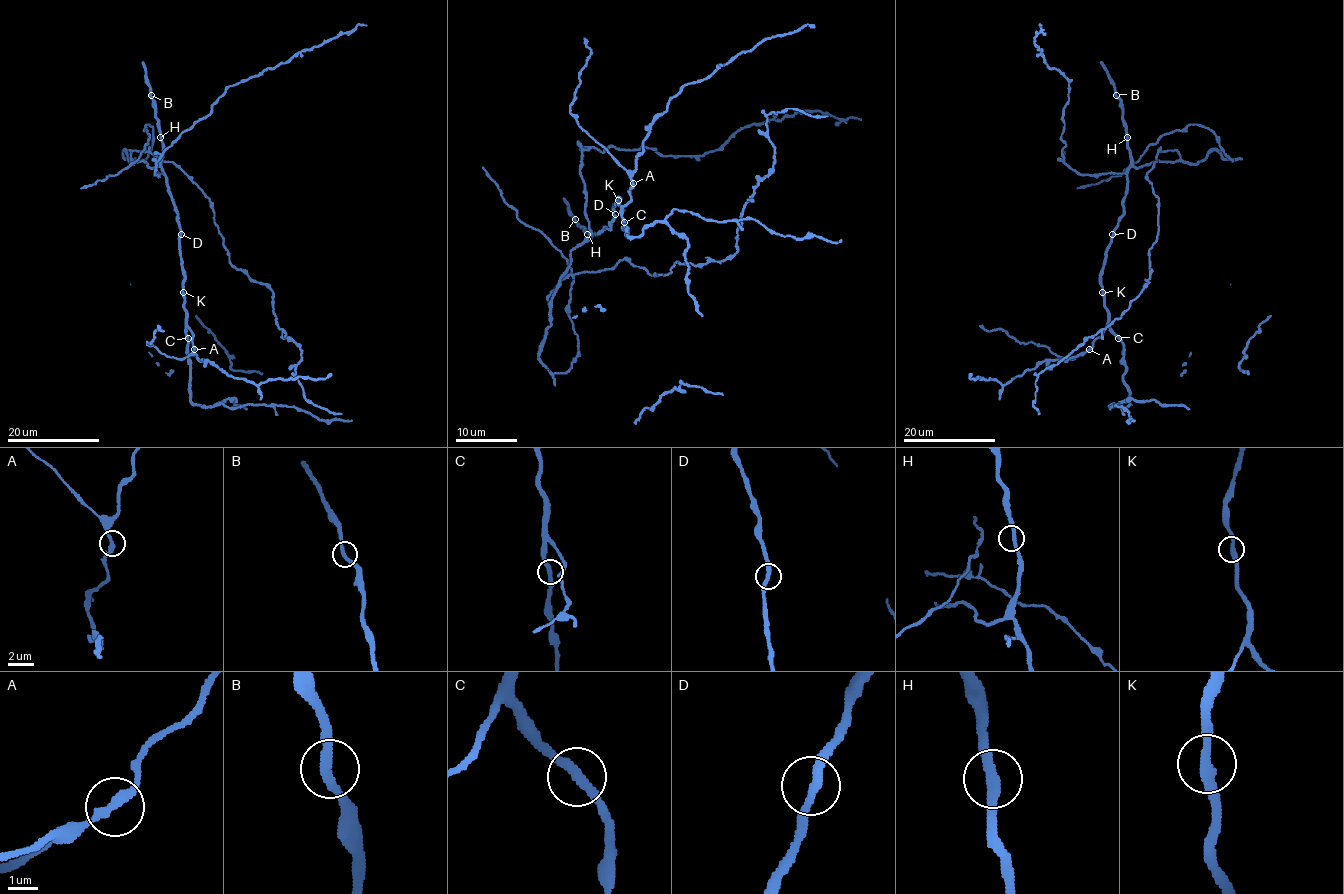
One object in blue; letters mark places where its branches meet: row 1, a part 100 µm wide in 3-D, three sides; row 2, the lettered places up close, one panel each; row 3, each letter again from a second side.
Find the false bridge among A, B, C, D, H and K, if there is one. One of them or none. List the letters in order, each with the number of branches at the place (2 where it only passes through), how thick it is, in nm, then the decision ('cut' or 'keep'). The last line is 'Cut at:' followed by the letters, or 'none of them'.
A: 2 branches meet; 300 nm thick; keep
B: 2 branches meet; 280 nm thick; keep
C: 2 branches meet; 300 nm thick; keep
D: 2 branches meet; 300 nm thick; keep
H: 2 branches meet; 300 nm thick; keep
K: 2 branches meet; 300 nm thick; keep
Cut at: none of them

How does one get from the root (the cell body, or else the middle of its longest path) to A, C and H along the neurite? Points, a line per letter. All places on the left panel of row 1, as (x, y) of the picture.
A: (161, 167), (179, 223), (184, 309), (194, 349)
C: (161, 167), (179, 223), (187, 338)
H: (161, 167), (160, 137)

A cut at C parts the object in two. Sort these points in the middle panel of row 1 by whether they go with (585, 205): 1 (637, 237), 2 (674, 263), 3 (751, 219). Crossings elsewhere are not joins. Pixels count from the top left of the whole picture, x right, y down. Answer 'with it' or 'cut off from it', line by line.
1: cut off from it
2: with it
3: cut off from it

